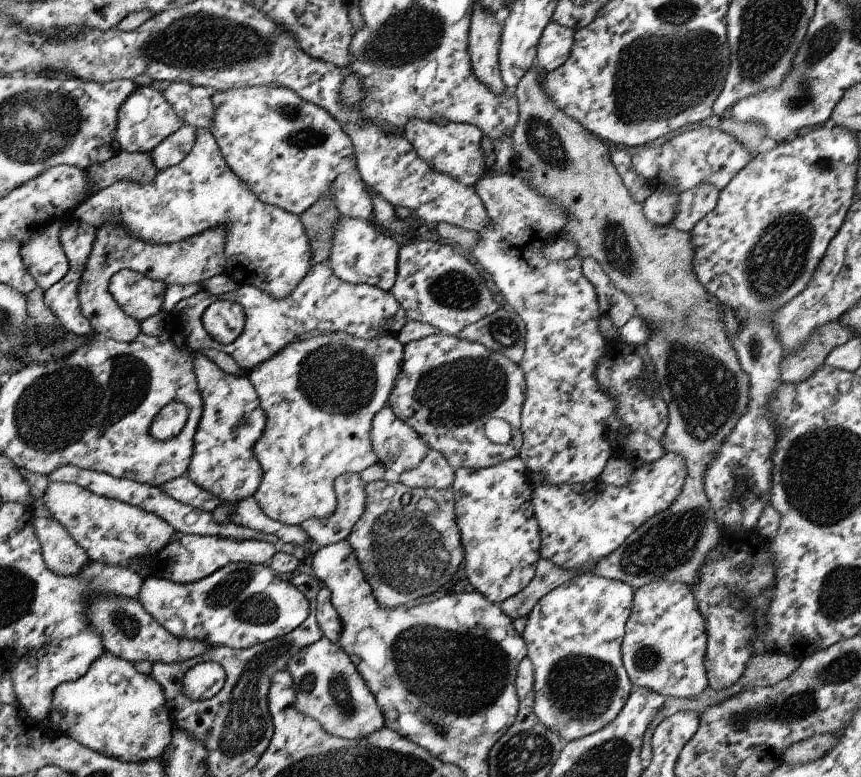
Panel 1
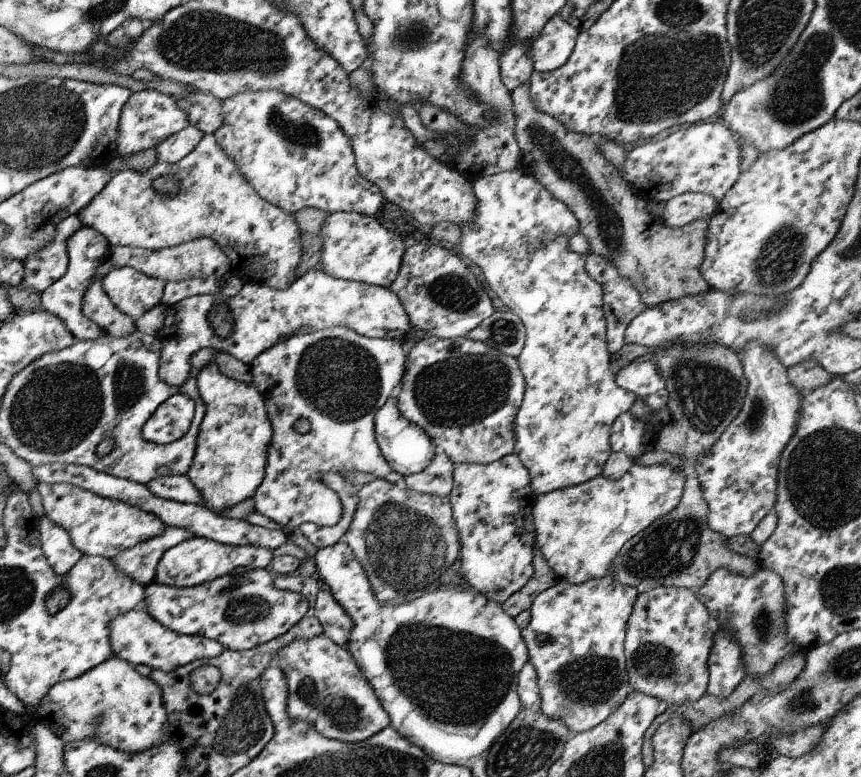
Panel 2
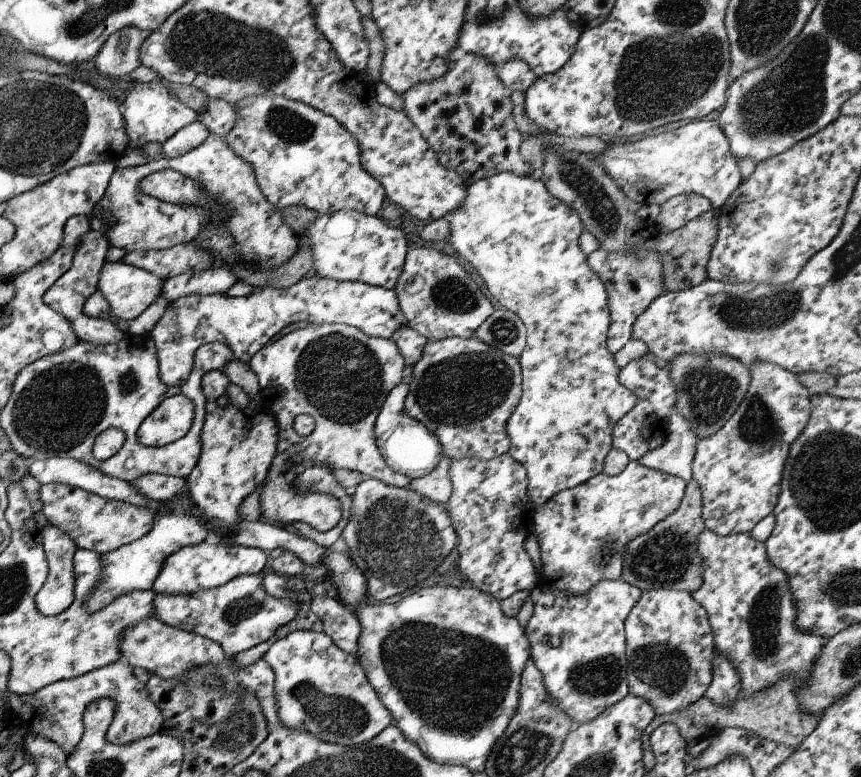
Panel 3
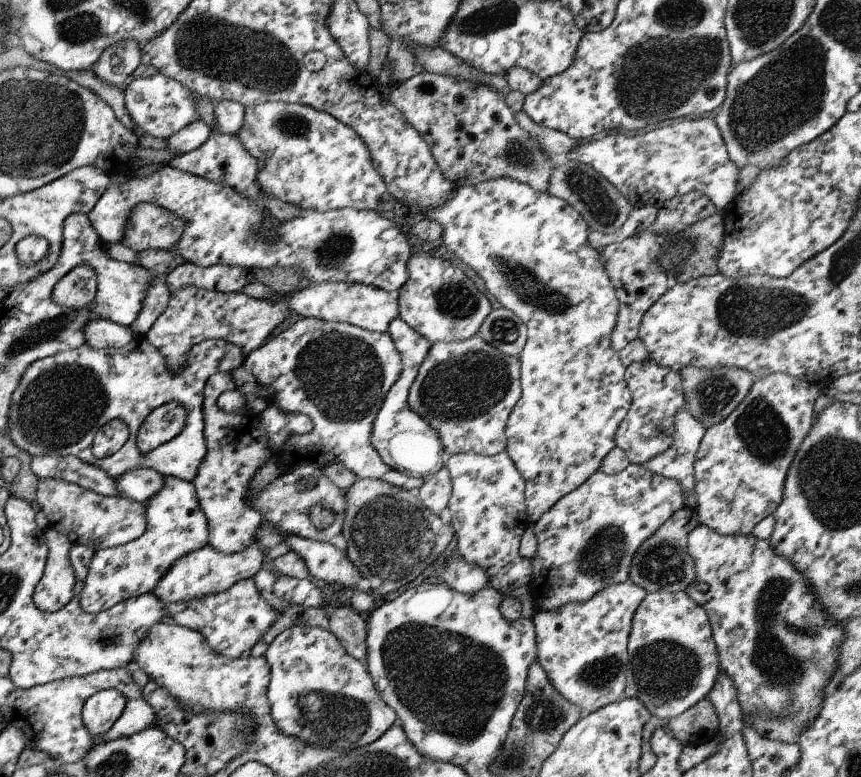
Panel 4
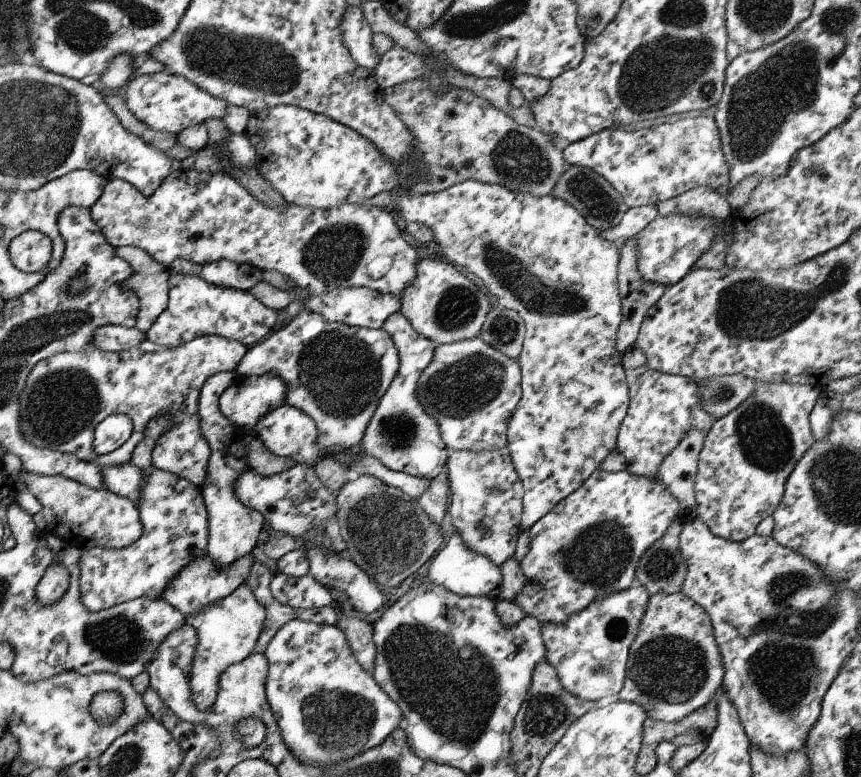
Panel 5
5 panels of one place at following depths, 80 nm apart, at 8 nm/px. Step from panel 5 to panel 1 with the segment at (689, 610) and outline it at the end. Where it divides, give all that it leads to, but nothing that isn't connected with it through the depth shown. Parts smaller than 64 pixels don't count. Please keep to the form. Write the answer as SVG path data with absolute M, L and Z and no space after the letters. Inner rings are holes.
M658 580L633 591L630 613L620 644L623 668L631 690L648 688L664 697L694 697L707 686L703 664L706 632L691 588L677 581Z

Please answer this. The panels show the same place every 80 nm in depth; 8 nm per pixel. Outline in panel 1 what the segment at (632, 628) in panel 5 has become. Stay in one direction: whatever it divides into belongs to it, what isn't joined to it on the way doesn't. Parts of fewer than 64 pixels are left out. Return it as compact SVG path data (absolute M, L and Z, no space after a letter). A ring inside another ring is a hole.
M589 572L581 573L545 593L526 616L526 625L520 637L533 667L532 711L537 721L551 732L556 732L563 741L580 739L611 722L631 692L630 680L622 665L620 644L631 610L633 591L626 582Z

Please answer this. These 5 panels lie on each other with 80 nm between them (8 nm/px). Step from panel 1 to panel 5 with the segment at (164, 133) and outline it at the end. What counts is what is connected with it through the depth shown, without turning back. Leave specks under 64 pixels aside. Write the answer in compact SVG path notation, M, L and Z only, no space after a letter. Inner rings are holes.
M165 70L158 73L131 76L125 86L124 102L127 110L151 130L176 135L184 128L203 122L205 118L221 118L228 105L223 99L199 90L186 78L171 75Z

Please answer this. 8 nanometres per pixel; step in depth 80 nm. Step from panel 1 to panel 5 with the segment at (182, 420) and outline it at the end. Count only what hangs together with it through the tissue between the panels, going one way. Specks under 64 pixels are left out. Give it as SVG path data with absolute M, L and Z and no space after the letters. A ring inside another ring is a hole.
M171 410L171 421L167 415L157 415L156 418L153 418L151 421L147 421L146 427L144 428L142 441L139 441L136 444L136 447L132 450L130 463L135 465L137 468L140 468L144 472L144 484L140 489L140 493L137 495L137 500L135 500L135 504L138 510L138 515L140 518L140 523L142 526L141 536L135 541L129 544L129 546L125 546L125 548L107 548L107 547L92 547L91 549L83 549L80 559L78 560L78 567L80 570L78 579L80 586L80 601L83 607L85 607L89 612L98 612L101 609L108 609L113 605L124 603L130 601L131 599L136 599L137 597L149 597L149 598L157 598L160 597L160 594L164 591L166 584L179 572L181 567L186 567L191 559L198 559L200 556L206 554L206 544L208 537L208 518L205 507L203 506L203 501L200 495L200 488L198 486L192 485L188 480L179 478L174 474L167 473L165 471L157 470L153 468L150 463L150 452L153 448L155 438L157 436L162 435L164 431L172 424L172 410Z

